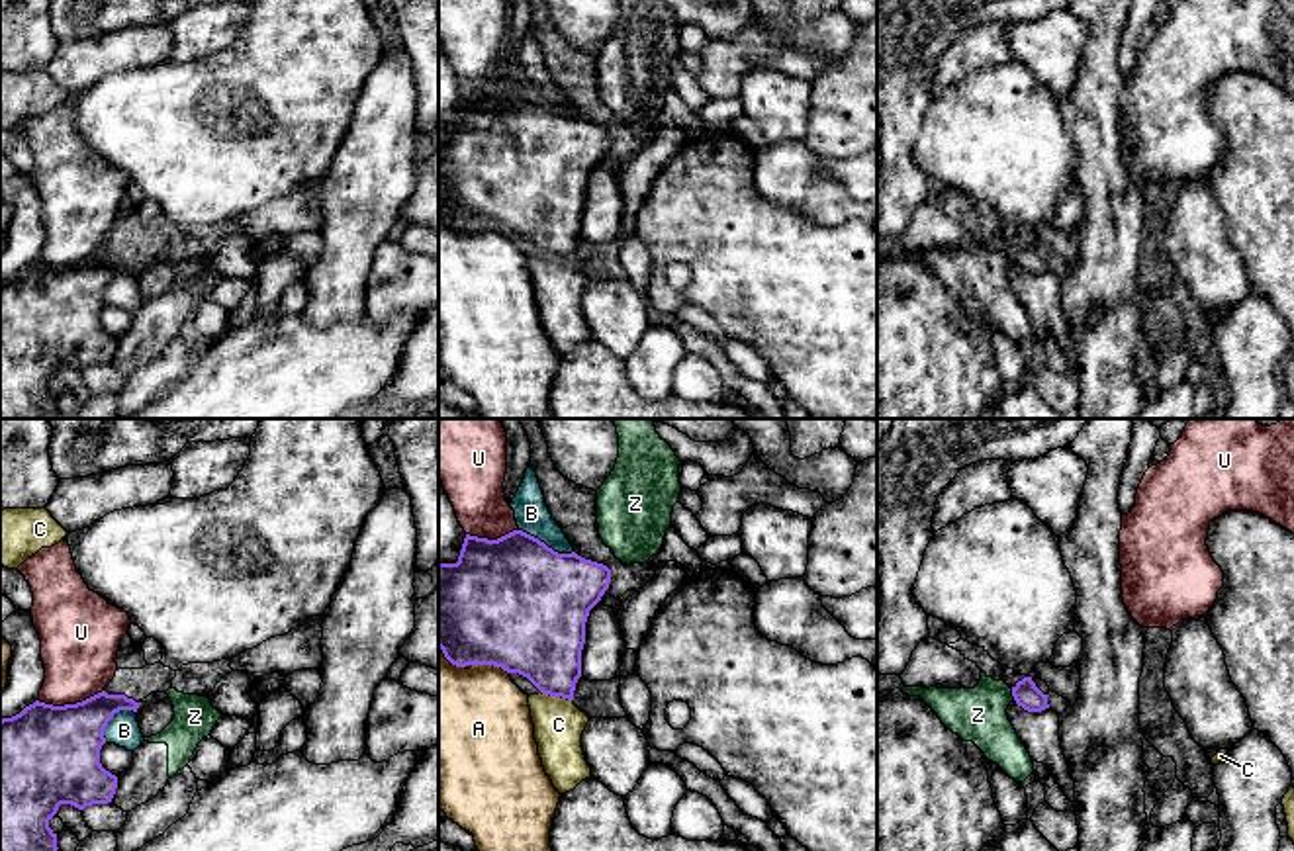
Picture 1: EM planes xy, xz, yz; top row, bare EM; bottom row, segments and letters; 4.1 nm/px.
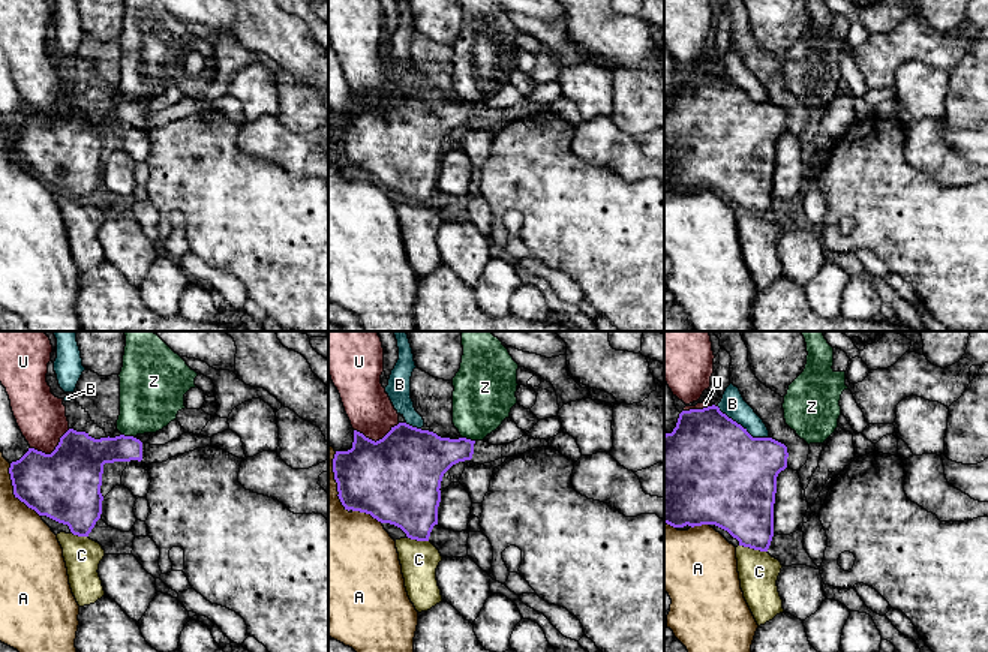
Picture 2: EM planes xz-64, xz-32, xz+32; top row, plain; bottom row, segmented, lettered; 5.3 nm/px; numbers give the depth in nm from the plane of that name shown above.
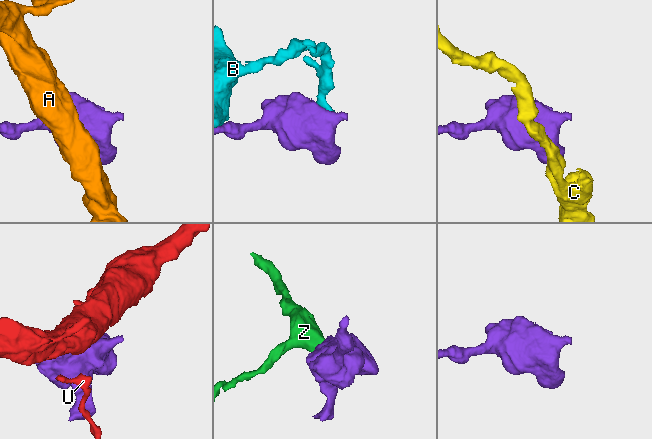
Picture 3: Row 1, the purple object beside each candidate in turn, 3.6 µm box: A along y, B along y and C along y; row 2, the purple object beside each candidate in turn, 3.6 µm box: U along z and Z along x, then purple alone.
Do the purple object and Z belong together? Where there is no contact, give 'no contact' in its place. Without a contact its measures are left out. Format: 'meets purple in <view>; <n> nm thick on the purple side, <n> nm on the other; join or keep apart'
meets purple in yz; 110 nm thick on the purple side, 220 nm on the other; keep apart

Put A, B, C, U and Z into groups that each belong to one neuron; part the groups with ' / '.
A / B / C / U / Z

